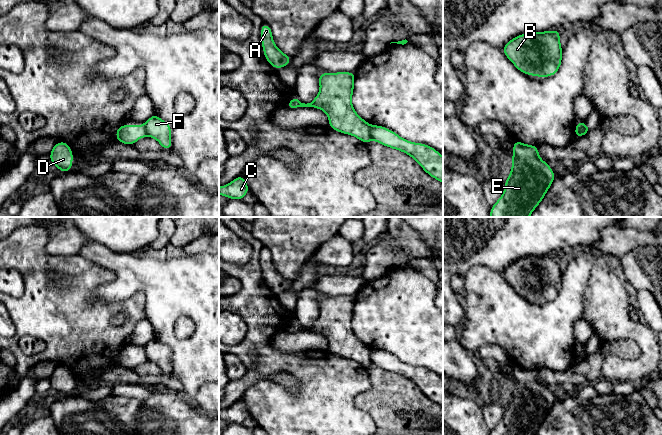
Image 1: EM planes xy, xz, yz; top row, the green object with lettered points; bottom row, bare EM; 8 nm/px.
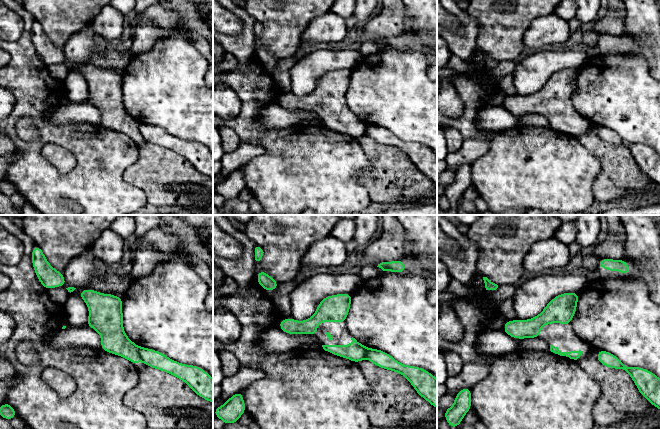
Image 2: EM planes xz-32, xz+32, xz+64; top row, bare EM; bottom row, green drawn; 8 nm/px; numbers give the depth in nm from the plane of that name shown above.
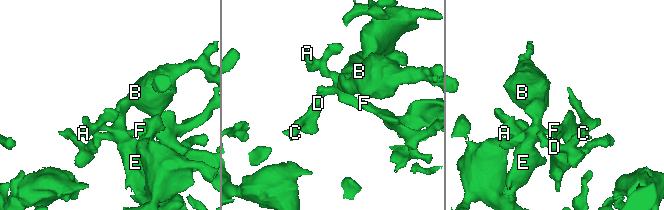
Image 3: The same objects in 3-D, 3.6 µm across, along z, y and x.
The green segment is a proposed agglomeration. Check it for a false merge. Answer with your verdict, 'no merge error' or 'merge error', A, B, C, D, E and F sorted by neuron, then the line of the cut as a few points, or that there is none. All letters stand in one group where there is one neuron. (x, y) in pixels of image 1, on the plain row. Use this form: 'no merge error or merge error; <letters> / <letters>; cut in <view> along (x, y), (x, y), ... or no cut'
merge error; A B C D E / F; cut in xz along (372, 350), (370, 354), (371, 362)

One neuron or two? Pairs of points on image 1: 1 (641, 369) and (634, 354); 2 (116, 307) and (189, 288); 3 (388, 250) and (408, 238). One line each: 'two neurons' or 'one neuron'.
1: two neurons
2: two neurons
3: one neuron

